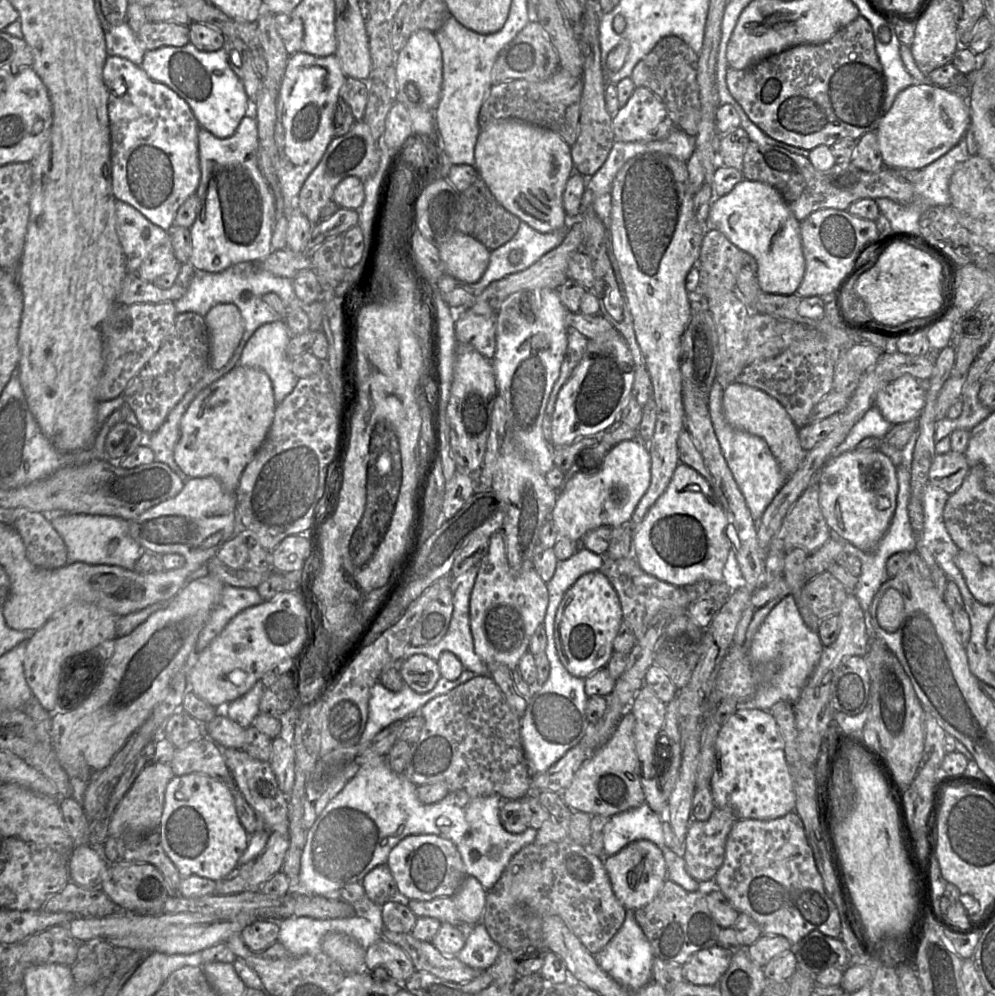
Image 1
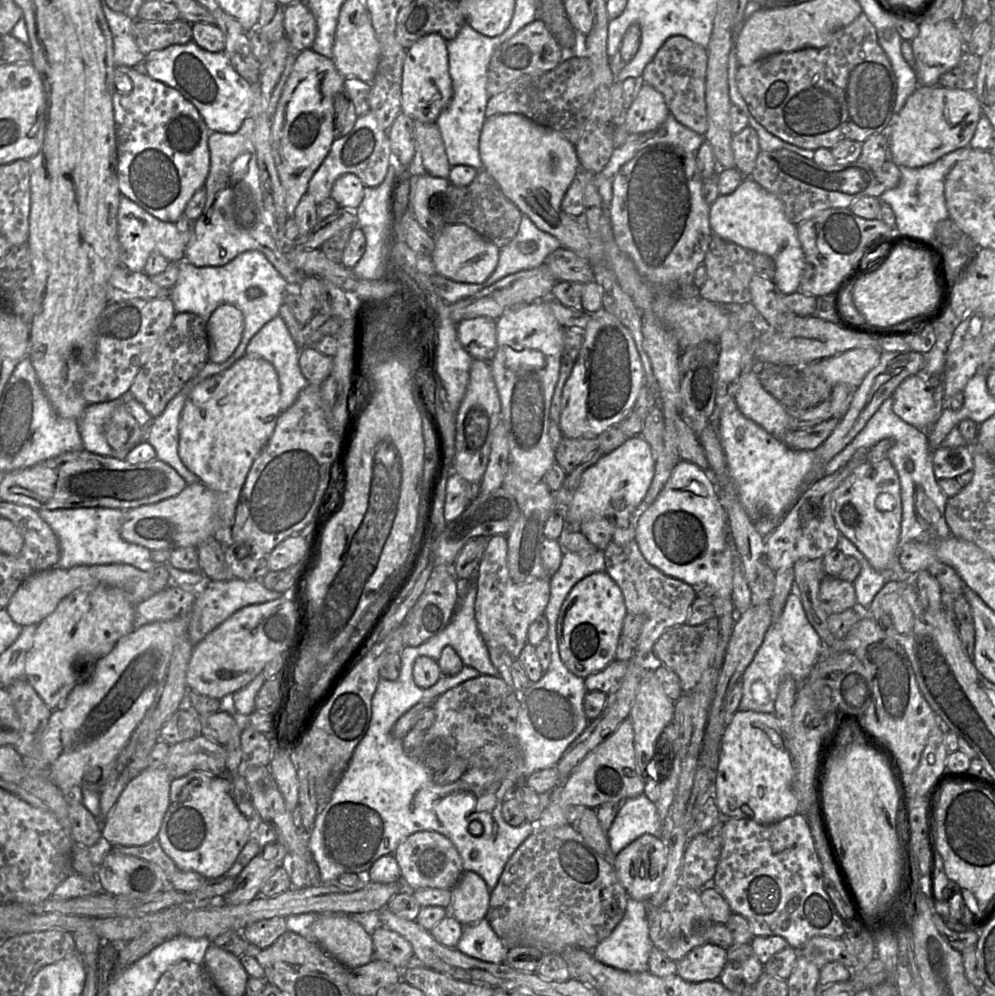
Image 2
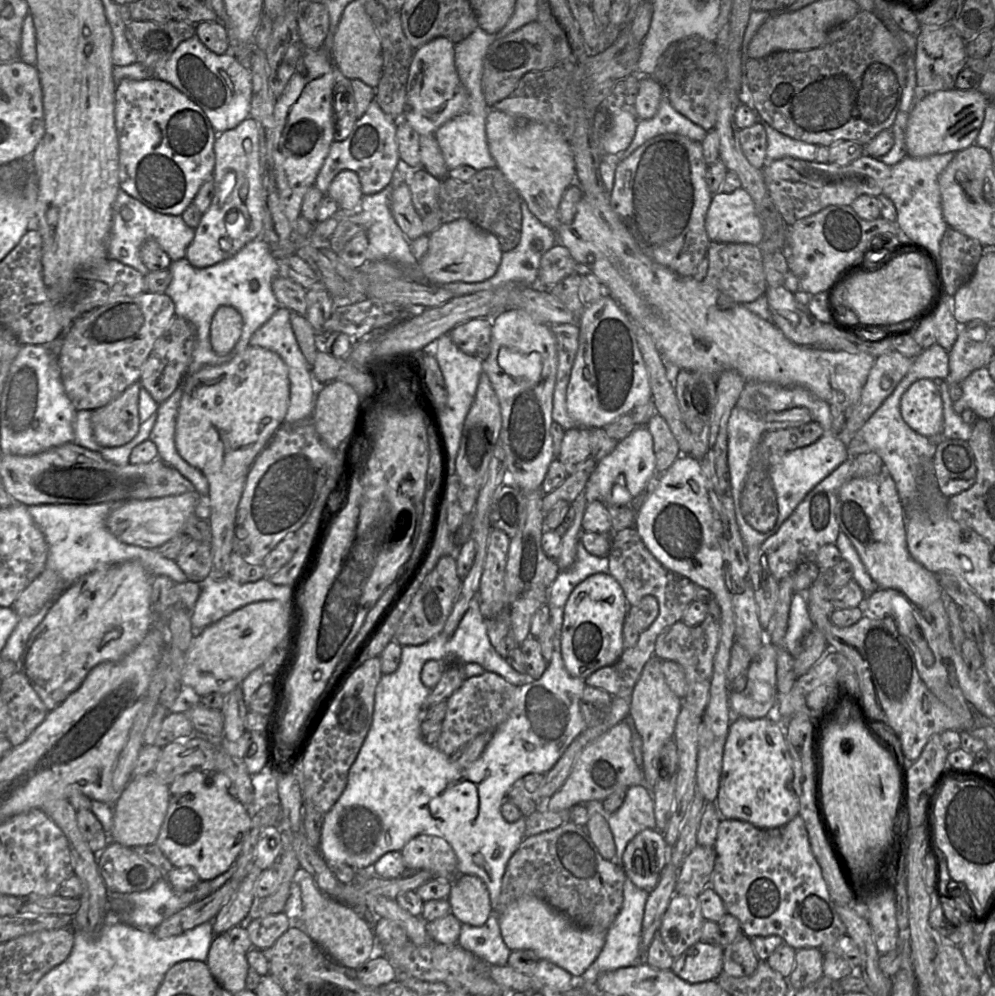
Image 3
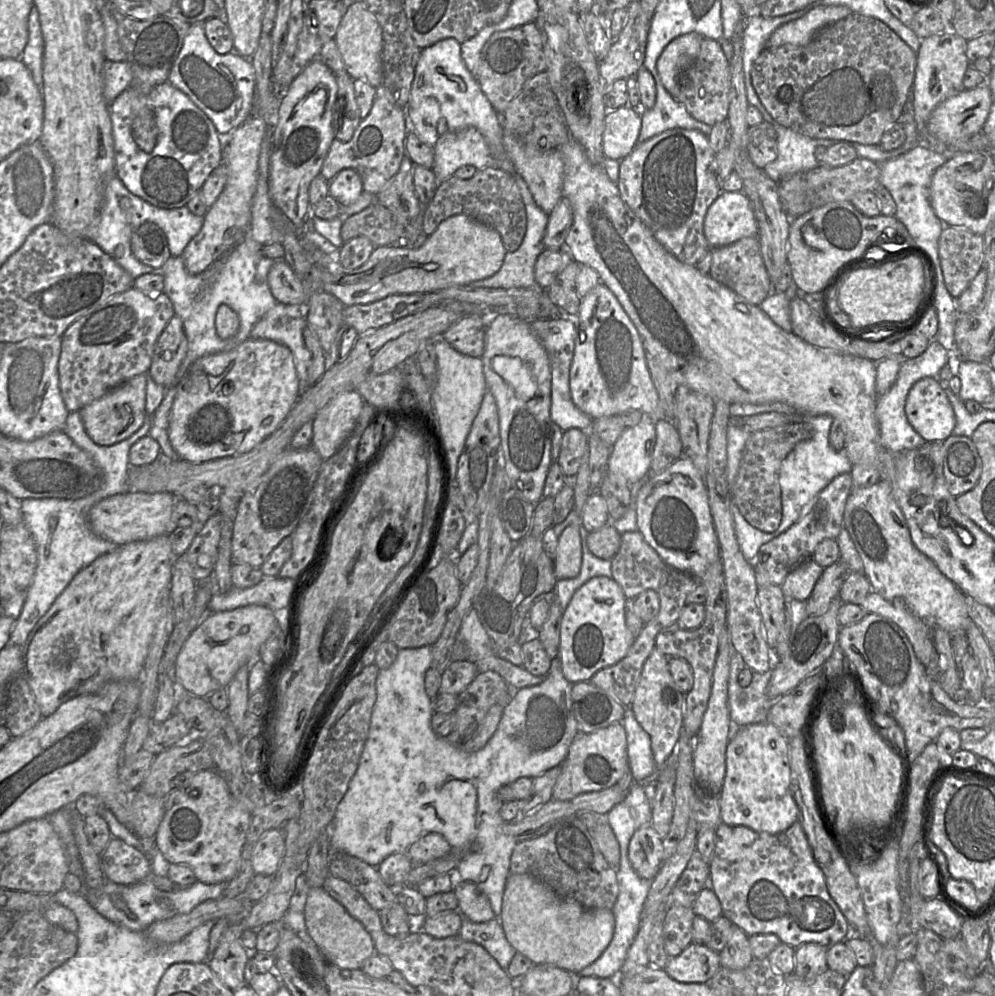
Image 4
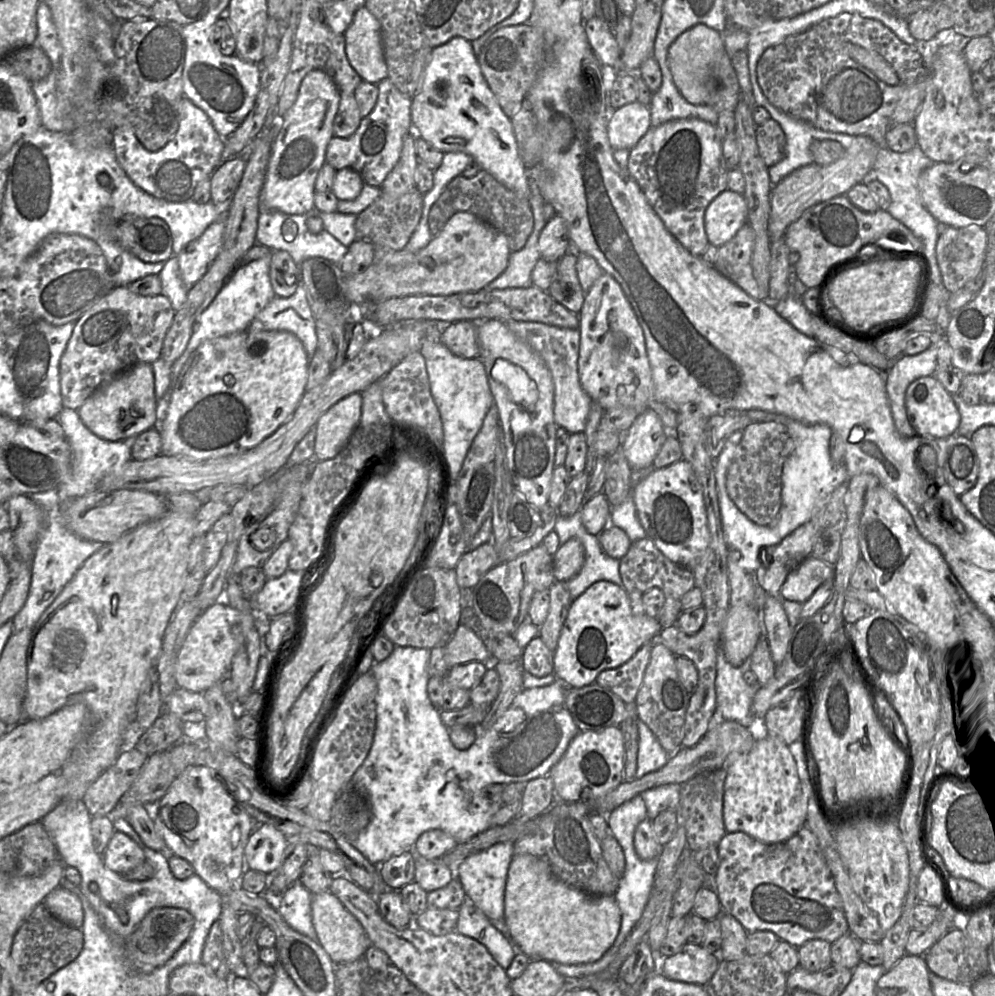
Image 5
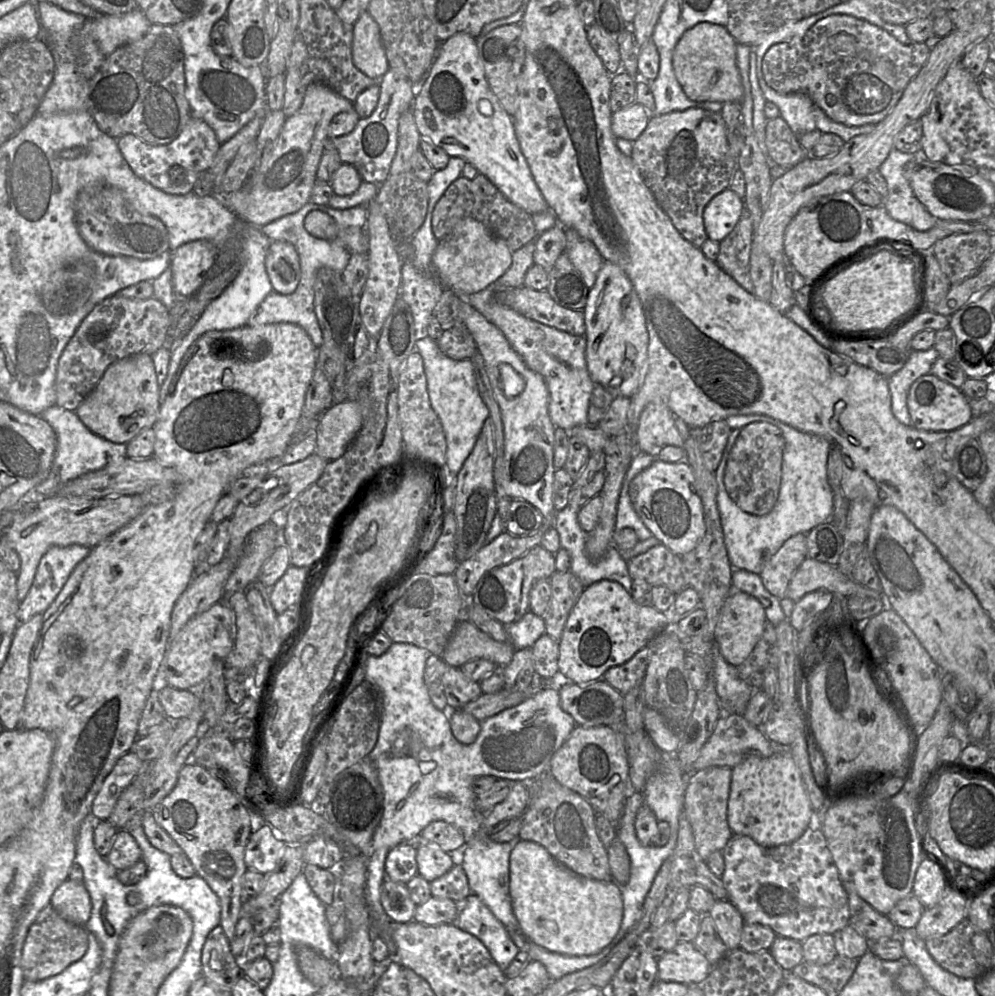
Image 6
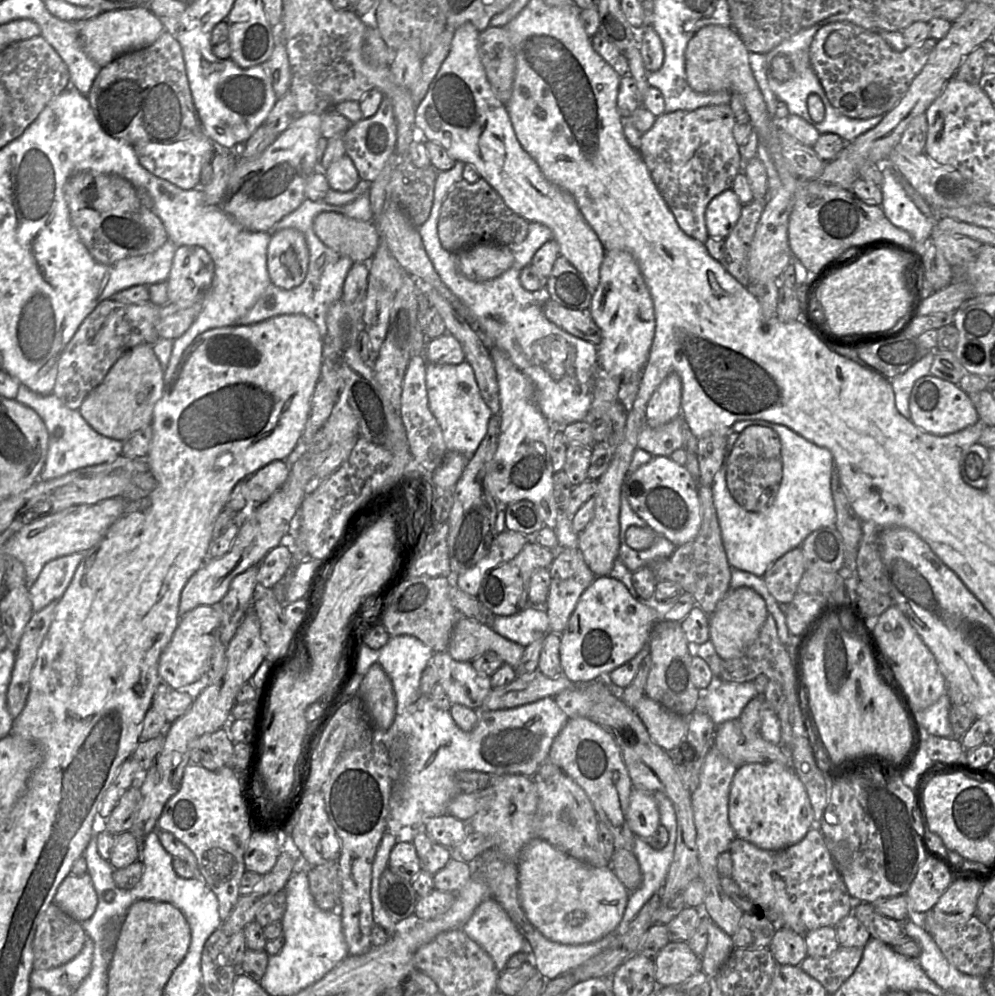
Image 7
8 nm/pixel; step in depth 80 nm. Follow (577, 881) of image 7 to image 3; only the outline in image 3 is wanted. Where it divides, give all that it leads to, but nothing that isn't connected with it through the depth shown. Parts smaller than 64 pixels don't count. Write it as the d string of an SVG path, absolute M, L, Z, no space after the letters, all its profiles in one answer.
M523 896L511 903L499 916L501 937L511 950L532 950L540 960L548 960L581 978L595 961L605 943L607 930L578 926L565 913L552 908L537 896Z

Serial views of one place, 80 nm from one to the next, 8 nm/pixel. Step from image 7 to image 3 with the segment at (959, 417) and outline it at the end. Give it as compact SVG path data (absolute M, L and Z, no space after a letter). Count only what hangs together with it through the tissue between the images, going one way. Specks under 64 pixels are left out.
M932 379L915 381L902 395L900 413L903 420L917 433L930 437L943 429L943 402Z

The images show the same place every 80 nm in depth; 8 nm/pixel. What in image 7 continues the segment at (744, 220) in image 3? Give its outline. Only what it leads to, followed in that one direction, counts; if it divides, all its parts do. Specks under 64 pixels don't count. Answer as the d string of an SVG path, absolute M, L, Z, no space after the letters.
M731 188L715 196L705 211L708 236L715 239L725 239L735 227L742 207L743 204Z

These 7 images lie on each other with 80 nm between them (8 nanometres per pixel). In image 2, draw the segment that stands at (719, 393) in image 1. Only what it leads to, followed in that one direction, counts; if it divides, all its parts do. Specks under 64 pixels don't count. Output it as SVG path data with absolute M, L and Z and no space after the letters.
M734 399L729 400L721 410L718 418L718 434L726 456L729 475L740 502L749 518L755 521L754 525L758 533L766 538L808 488L805 485L805 478L813 468L815 450L795 450L787 447L783 441L775 438L759 424L743 415Z

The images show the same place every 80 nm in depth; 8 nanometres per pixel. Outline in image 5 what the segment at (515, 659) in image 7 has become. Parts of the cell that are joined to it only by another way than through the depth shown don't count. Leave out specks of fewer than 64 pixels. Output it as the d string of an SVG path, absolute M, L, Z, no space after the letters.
M459 624L445 645L448 667L471 661L491 663L492 657L478 634L465 624Z

